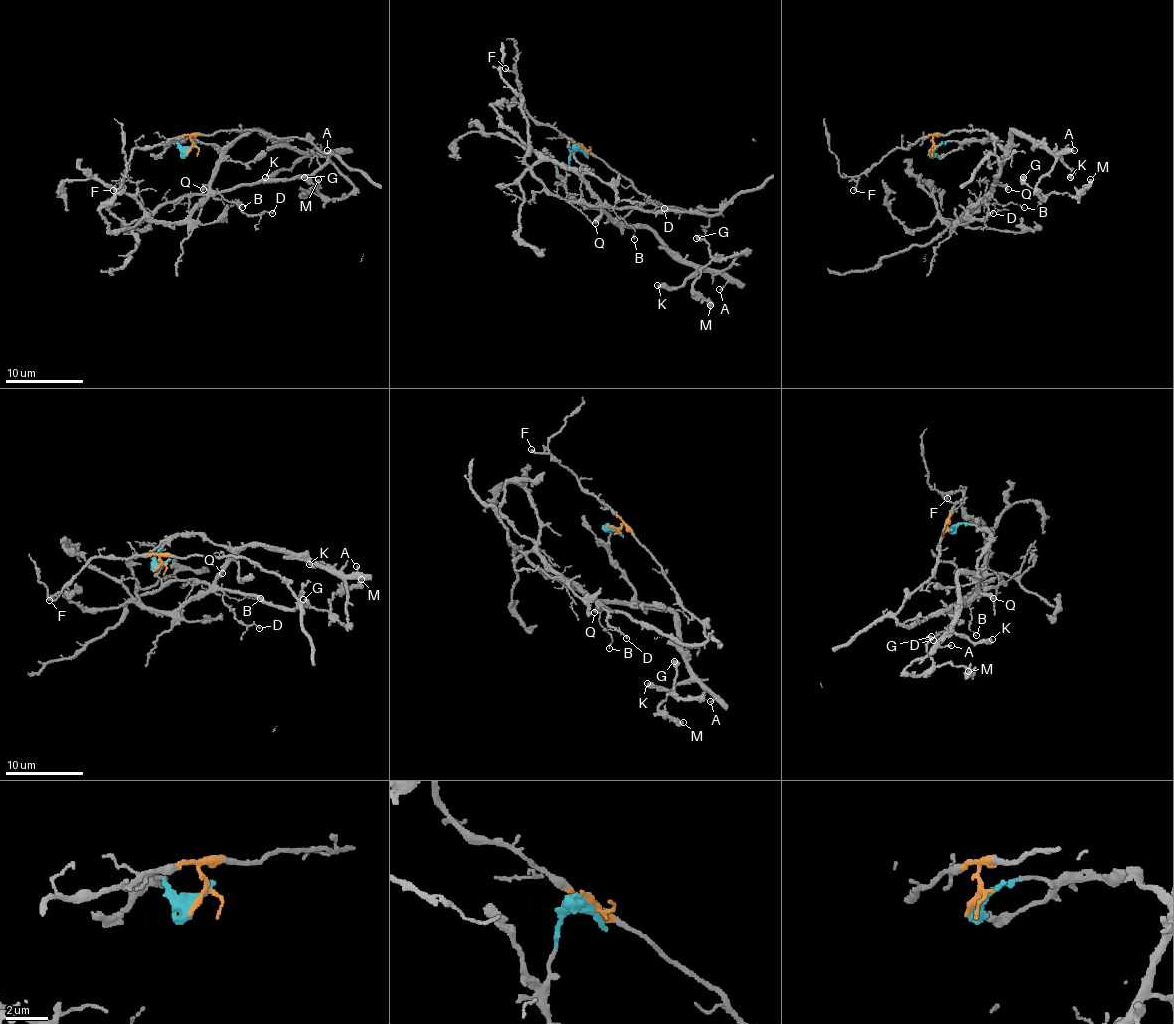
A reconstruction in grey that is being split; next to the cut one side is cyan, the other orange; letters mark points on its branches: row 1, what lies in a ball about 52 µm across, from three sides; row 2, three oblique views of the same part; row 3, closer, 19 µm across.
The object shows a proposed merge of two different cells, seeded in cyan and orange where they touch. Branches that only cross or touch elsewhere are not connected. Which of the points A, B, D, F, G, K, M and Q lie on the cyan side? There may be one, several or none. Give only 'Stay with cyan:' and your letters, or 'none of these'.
Stay with cyan: A, G, K, M, Q

